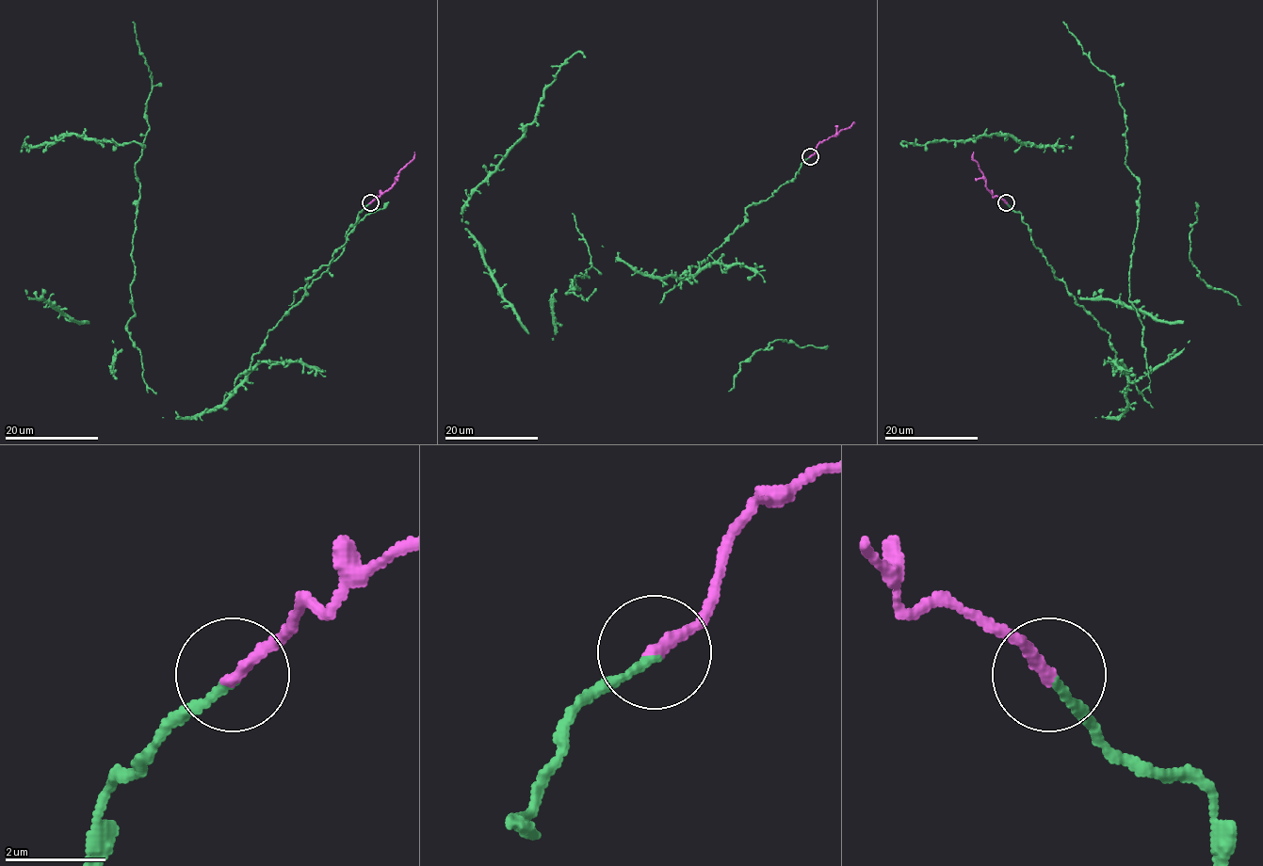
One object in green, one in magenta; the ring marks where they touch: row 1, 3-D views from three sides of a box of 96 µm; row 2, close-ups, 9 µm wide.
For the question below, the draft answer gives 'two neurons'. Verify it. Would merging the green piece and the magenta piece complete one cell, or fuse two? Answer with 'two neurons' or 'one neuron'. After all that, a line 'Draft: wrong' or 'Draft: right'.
one neuron
Draft: wrong

